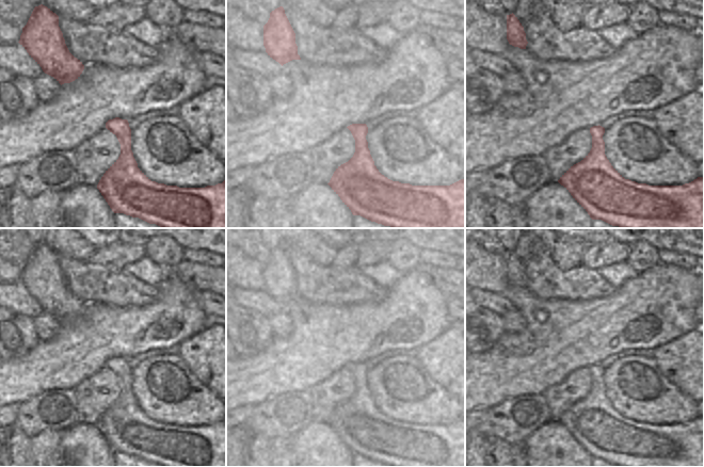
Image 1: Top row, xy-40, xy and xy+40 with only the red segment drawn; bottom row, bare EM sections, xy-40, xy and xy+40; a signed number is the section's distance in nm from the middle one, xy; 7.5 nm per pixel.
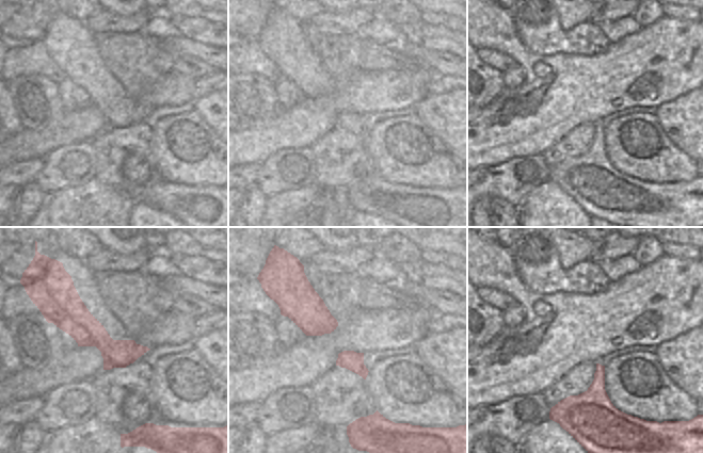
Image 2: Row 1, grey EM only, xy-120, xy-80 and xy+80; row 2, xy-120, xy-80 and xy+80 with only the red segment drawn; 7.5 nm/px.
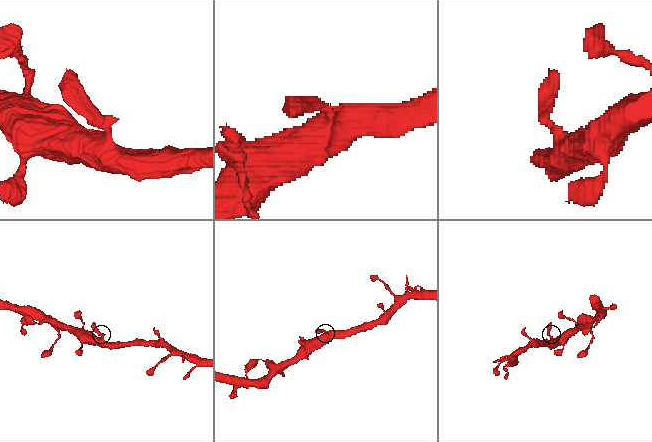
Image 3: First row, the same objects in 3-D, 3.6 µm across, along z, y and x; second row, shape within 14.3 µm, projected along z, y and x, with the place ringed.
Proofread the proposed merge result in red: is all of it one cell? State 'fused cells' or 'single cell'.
single cell

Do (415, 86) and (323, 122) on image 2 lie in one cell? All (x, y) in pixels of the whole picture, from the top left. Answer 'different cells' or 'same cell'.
same cell

